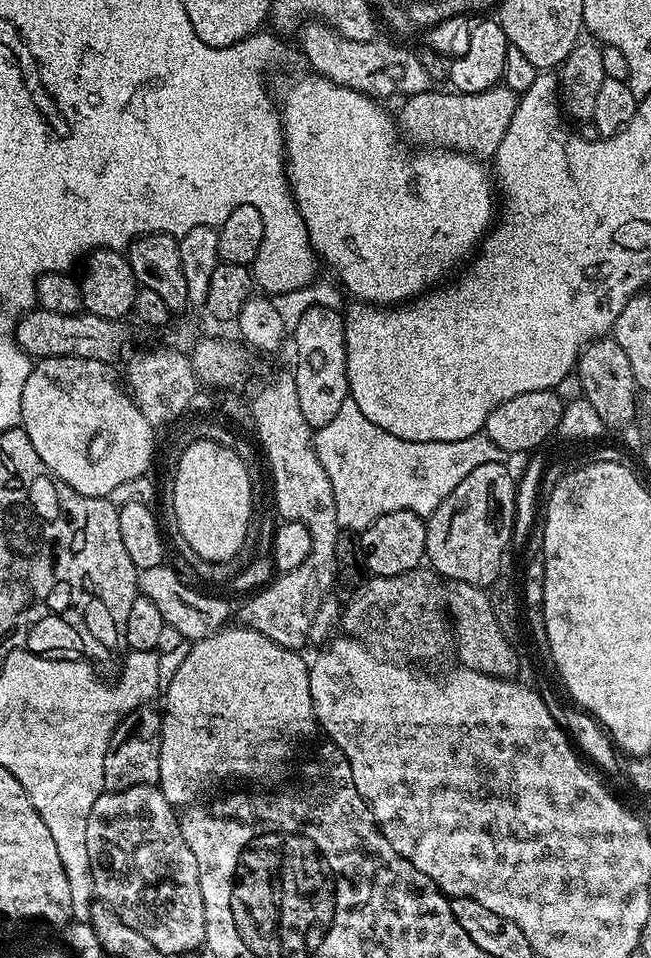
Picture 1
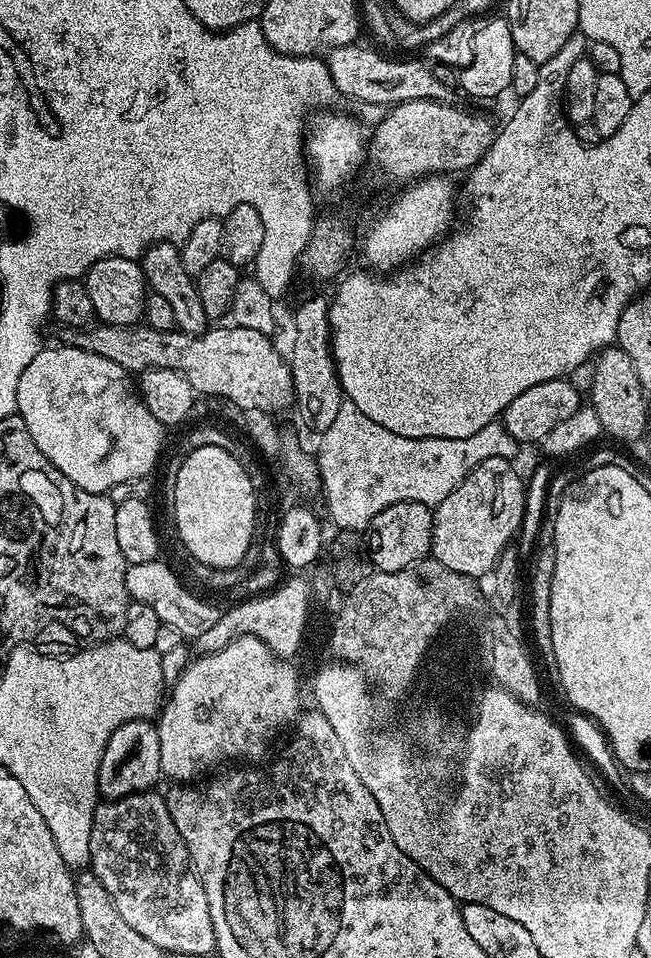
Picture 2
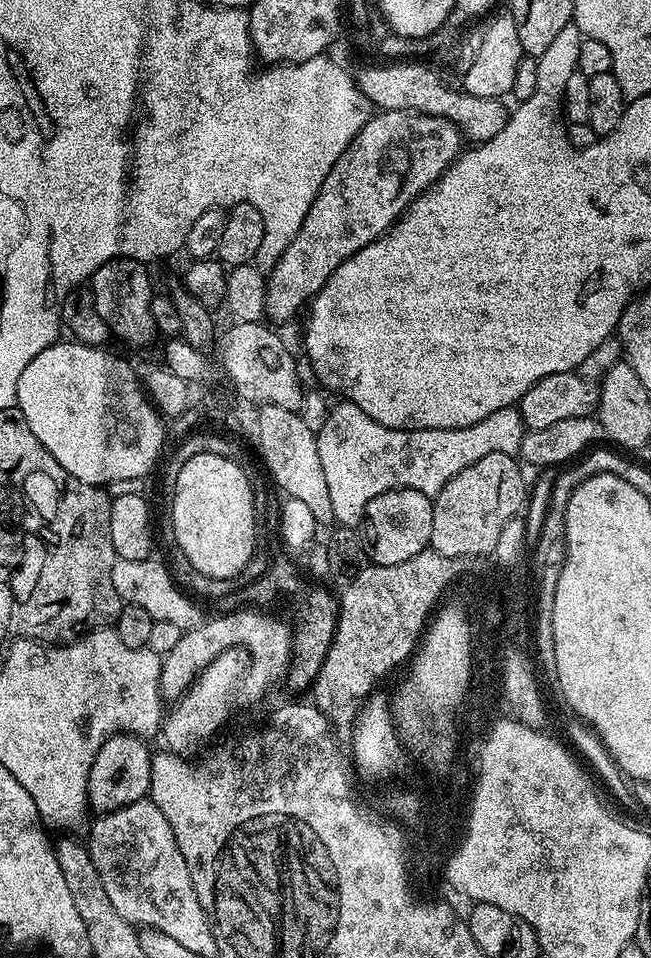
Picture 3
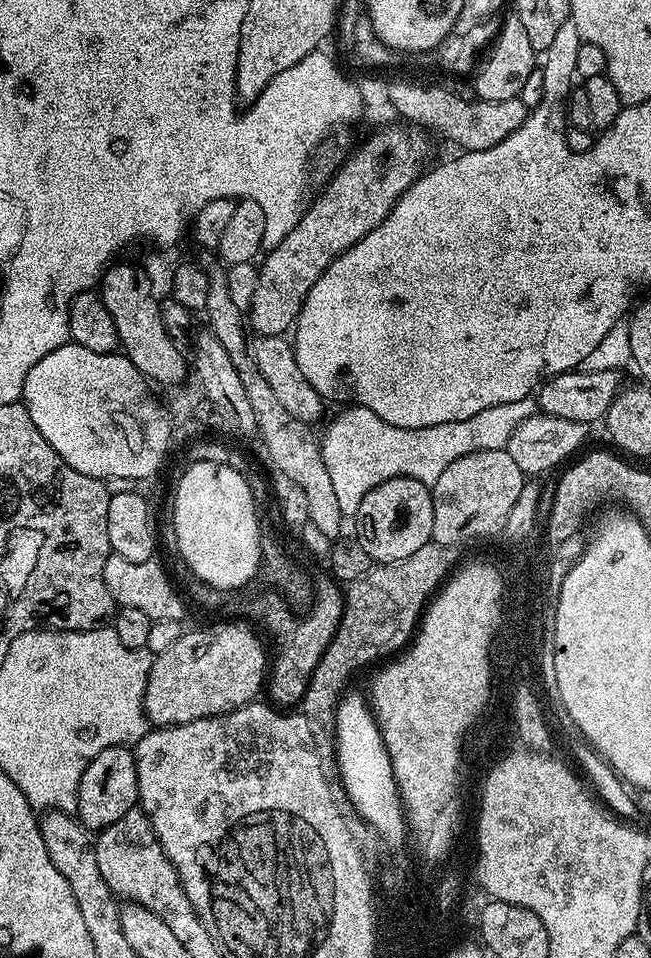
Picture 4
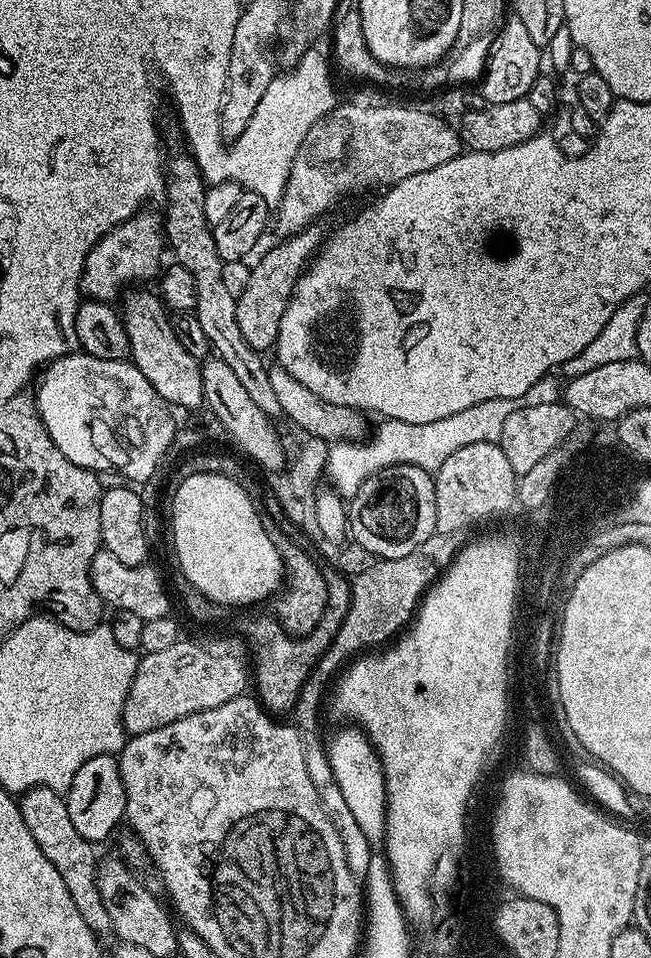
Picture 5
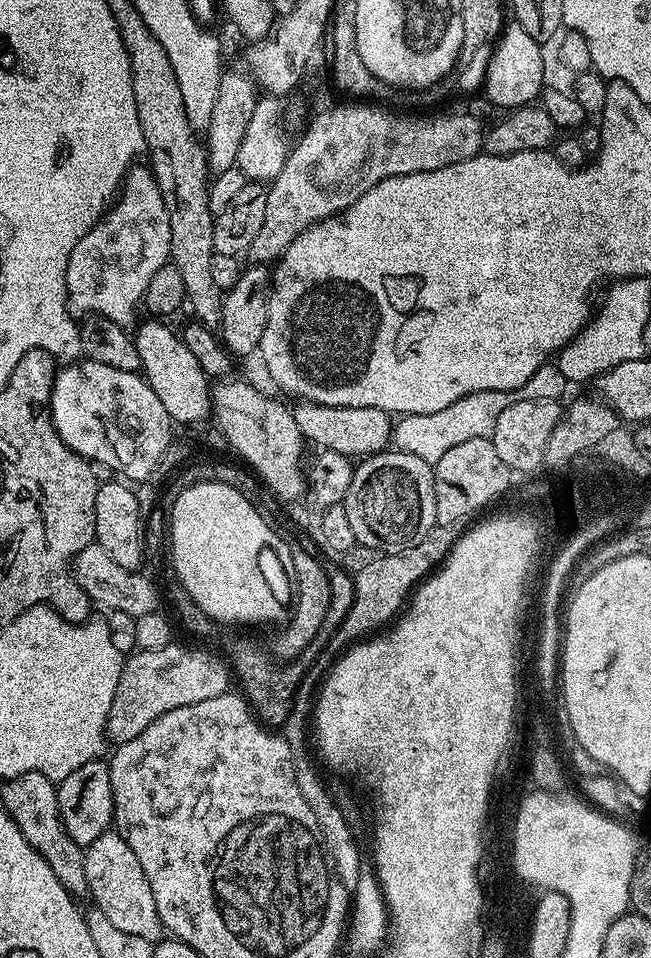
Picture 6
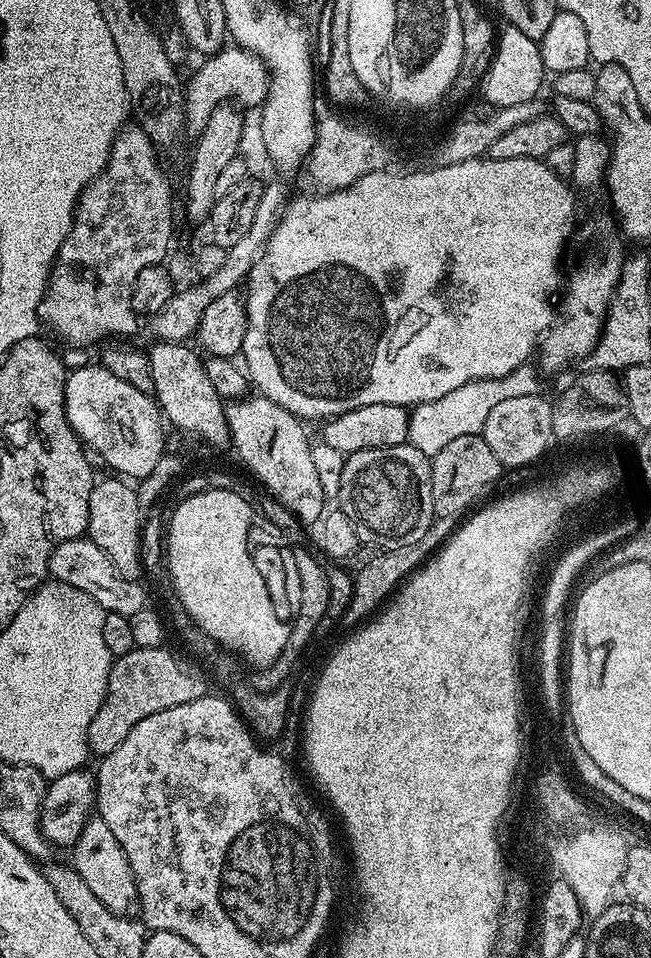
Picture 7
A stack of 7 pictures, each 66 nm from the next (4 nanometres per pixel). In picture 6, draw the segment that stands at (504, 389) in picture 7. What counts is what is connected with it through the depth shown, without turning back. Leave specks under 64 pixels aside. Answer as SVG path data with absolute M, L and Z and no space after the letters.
M556 362L542 365L534 375L523 384L518 391L503 392L502 390L486 390L478 394L470 394L466 398L458 398L458 402L450 402L446 410L434 410L434 414L404 414L394 424L394 444L406 454L414 454L426 463L435 466L438 458L450 450L450 446L459 446L462 442L470 442L470 438L491 437L494 422L498 422L498 414L506 410L514 402L546 398L547 400L563 401L564 391L570 383L562 374Z

